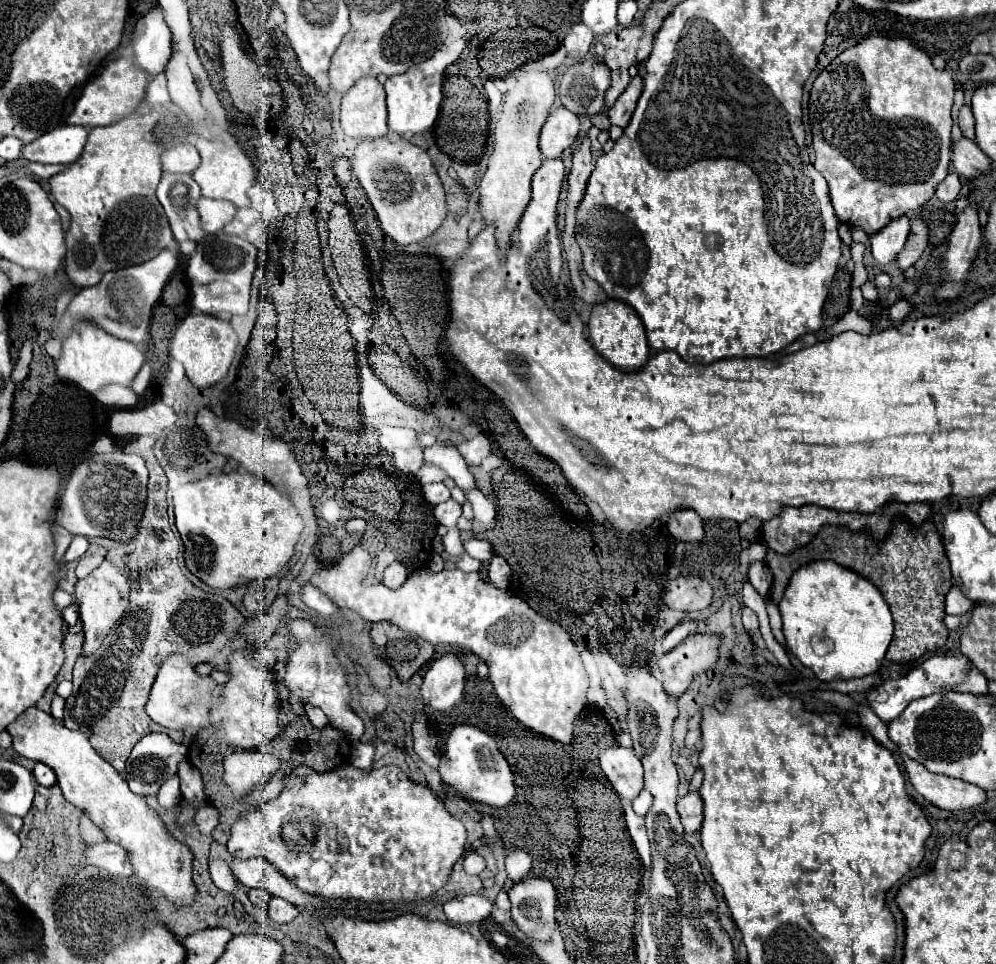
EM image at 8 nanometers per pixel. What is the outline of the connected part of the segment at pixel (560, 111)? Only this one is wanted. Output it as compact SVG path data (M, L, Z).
M557 107L549 113L541 135L539 149L543 159L561 159L563 149L575 143L579 135L579 117L563 107Z

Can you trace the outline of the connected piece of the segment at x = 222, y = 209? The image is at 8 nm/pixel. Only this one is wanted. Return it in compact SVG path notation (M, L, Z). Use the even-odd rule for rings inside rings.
M199 199L199 207L203 207L203 227L209 233L221 231L233 217L235 217L235 205L227 201L211 201L211 199Z

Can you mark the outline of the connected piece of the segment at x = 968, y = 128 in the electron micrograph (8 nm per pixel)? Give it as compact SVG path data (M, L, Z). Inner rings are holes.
M963 105L957 113L957 121L959 121L959 129L965 137L969 139L975 139L975 119L973 119L973 113L971 113L971 107L969 105Z

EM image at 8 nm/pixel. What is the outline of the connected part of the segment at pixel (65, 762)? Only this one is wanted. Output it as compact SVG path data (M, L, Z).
M37 707L23 711L7 727L7 731L13 737L13 749L19 755L49 765L57 775L57 783L65 799L83 809L91 821L103 829L109 841L123 845L131 853L133 873L145 887L161 889L163 895L175 905L191 905L195 901L197 889L191 879L193 855L189 847L175 841L167 833L167 827L145 803L145 797L135 795L129 789L127 781L103 757L97 755L81 731L67 729L53 715Z

